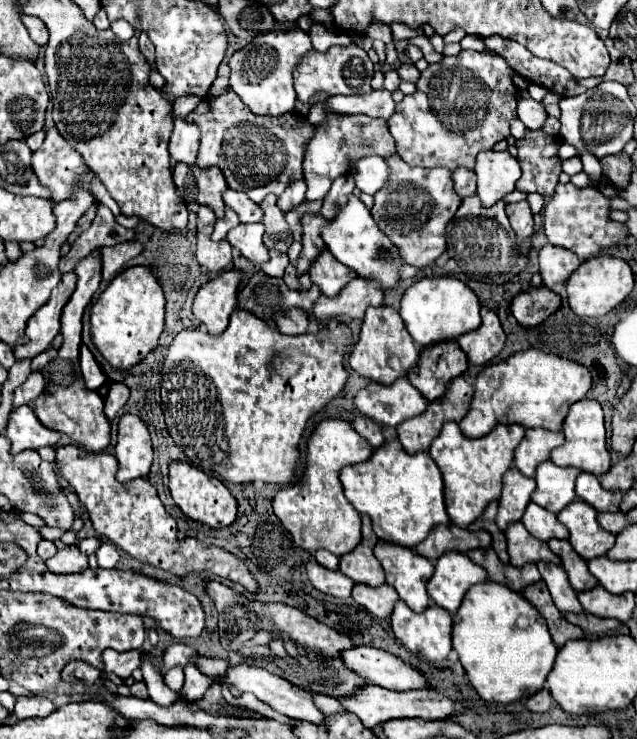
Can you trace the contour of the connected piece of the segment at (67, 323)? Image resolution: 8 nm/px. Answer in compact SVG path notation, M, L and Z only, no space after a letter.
M95 248L87 258L83 258L75 266L77 274L77 290L73 292L71 300L65 304L61 314L61 334L63 334L63 346L59 348L59 354L53 362L49 362L47 372L43 368L45 376L45 394L41 394L33 404L33 412L39 418L39 422L49 428L57 430L61 434L67 434L77 444L81 444L89 452L101 452L109 446L109 420L103 414L103 400L95 390L87 390L81 370L79 370L79 348L81 348L81 316L85 306L91 302L93 294L99 288L101 282L101 248Z

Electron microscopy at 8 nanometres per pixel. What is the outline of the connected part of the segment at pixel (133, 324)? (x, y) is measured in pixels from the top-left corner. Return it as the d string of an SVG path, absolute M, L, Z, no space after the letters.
M145 266L127 268L113 278L113 282L105 288L105 292L101 292L101 296L93 304L91 340L113 368L131 368L157 346L159 334L165 326L163 314L165 296L153 272Z

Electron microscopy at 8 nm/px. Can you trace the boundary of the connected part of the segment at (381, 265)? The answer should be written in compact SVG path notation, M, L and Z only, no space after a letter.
M349 196L345 206L337 208L337 214L333 216L333 220L329 220L323 228L321 228L321 238L327 246L327 250L347 268L355 270L361 278L367 280L377 280L385 290L393 288L395 284L399 284L399 266L401 256L397 252L397 248L393 248L391 240L377 228L369 208L357 198L357 196Z

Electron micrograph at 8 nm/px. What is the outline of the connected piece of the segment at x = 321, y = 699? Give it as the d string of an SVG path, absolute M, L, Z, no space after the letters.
M309 691L309 693L313 696L313 701L317 708L319 708L326 716L343 714L346 712L336 698L324 694L313 693L311 691Z

